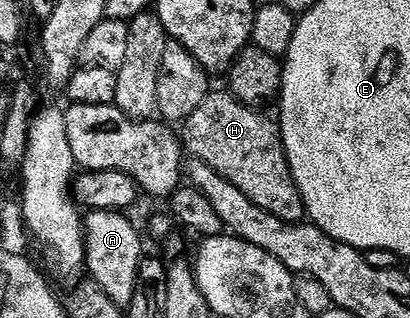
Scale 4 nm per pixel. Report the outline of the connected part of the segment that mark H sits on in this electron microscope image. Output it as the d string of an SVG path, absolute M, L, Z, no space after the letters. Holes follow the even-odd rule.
M212 92L185 122L185 145L192 158L213 167L233 187L245 191L257 207L277 215L282 221L302 222L303 196L291 174L282 132L258 108L245 105L230 92ZM192 153L192 154L191 154Z

